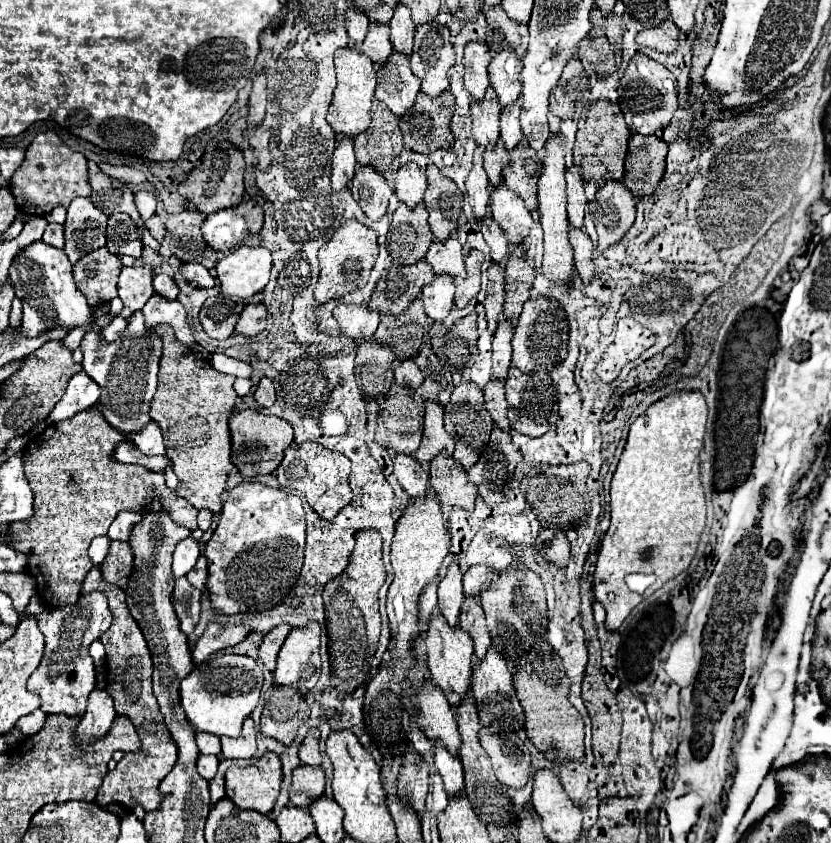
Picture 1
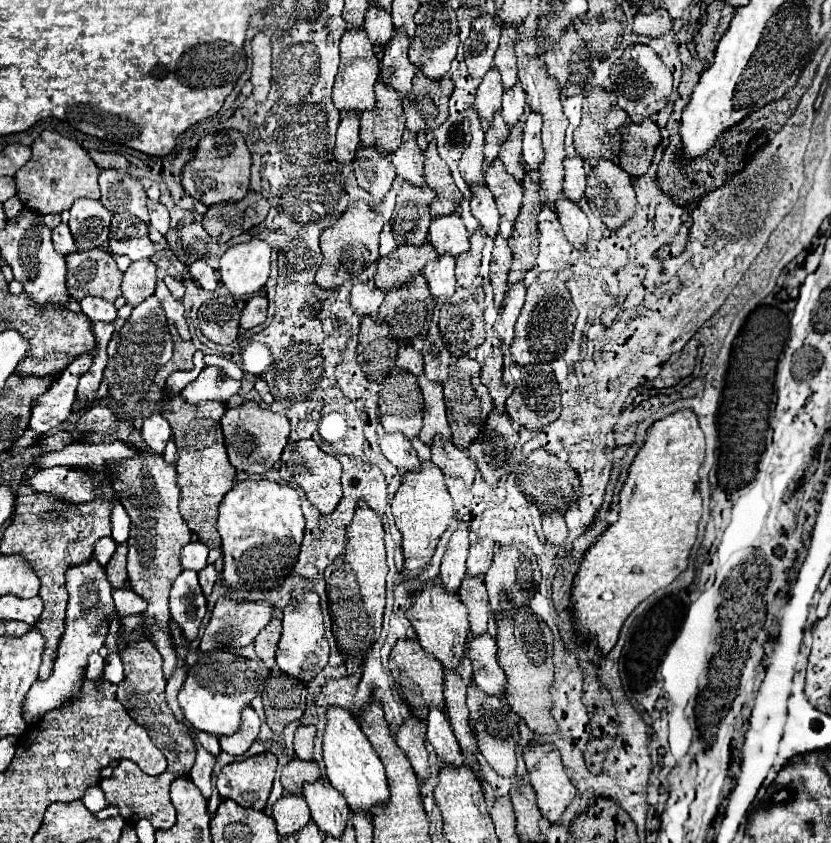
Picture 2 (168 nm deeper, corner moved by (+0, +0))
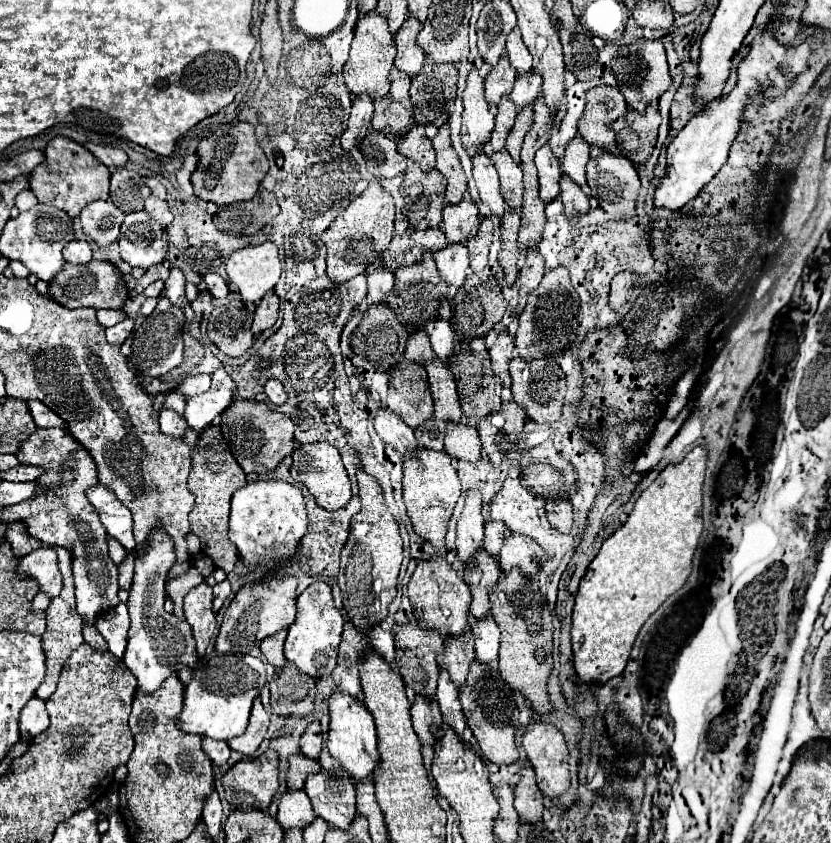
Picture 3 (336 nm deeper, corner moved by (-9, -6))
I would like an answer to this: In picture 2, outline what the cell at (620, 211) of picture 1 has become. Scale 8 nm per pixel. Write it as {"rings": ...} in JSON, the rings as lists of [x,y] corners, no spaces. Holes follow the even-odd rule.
{"rings":[[[601,159],[587,175],[585,197],[595,217],[609,229],[621,227],[635,211],[631,177],[613,161]]]}

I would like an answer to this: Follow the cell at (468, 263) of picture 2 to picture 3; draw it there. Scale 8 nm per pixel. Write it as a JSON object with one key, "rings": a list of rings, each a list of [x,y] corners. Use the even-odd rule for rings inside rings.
{"rings":[[[476,237],[470,243],[466,243],[466,247],[468,247],[468,253],[470,253],[470,267],[472,267],[472,271],[480,273],[486,267],[486,263],[488,263],[490,243],[486,243],[484,237]]]}

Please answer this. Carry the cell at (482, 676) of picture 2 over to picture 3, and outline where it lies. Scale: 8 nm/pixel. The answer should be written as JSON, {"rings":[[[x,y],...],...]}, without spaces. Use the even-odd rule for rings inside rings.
{"rings":[[[492,617],[486,621],[476,621],[472,625],[472,635],[476,641],[476,657],[484,665],[498,663],[498,649],[500,649],[500,631]]]}

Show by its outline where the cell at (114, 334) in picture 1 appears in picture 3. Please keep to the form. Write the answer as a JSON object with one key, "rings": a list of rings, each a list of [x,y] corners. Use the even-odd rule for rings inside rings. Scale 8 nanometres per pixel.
{"rings":[[[28,401],[28,409],[36,421],[36,427],[42,427],[42,429],[50,429],[50,427],[60,427],[60,429],[68,429],[66,421],[54,413],[50,407],[42,405],[42,401]]]}

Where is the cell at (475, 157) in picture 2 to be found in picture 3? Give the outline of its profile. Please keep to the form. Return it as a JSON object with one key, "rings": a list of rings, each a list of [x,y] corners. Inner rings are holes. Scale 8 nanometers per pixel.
{"rings":[[[478,71],[468,75],[468,85],[462,95],[464,113],[462,113],[462,145],[470,157],[484,149],[490,141],[494,129],[494,115],[484,99],[484,83]]]}

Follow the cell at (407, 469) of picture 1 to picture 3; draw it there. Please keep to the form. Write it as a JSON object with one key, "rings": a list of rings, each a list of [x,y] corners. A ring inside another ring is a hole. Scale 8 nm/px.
{"rings":[[[388,409],[378,411],[374,419],[374,429],[380,435],[380,439],[392,445],[400,455],[408,455],[418,447],[414,431],[398,417],[398,413],[392,413]]]}

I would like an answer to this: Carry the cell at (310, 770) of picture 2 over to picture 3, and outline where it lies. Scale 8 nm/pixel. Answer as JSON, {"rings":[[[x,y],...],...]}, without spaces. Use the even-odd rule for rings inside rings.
{"rings":[[[292,755],[290,757],[290,771],[288,771],[288,779],[286,779],[286,785],[288,789],[292,791],[300,791],[304,789],[304,783],[308,779],[308,775],[314,775],[314,773],[320,773],[320,763],[314,761],[314,759],[308,759],[304,755]]]}

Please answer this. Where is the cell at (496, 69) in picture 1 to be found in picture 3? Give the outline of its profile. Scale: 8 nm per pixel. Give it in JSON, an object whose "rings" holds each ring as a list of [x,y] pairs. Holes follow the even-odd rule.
{"rings":[[[514,27],[512,33],[508,35],[508,41],[506,41],[506,51],[508,51],[508,61],[510,65],[518,71],[518,75],[526,75],[532,67],[532,57],[526,49],[526,45],[522,43],[522,35],[520,35],[520,29]]]}

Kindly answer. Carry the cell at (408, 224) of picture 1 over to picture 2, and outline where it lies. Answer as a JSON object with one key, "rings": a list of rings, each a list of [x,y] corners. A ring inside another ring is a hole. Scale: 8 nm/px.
{"rings":[[[403,183],[391,219],[381,231],[381,247],[397,247],[403,243],[423,243],[429,235],[429,205],[435,191],[429,185],[413,187]]]}

